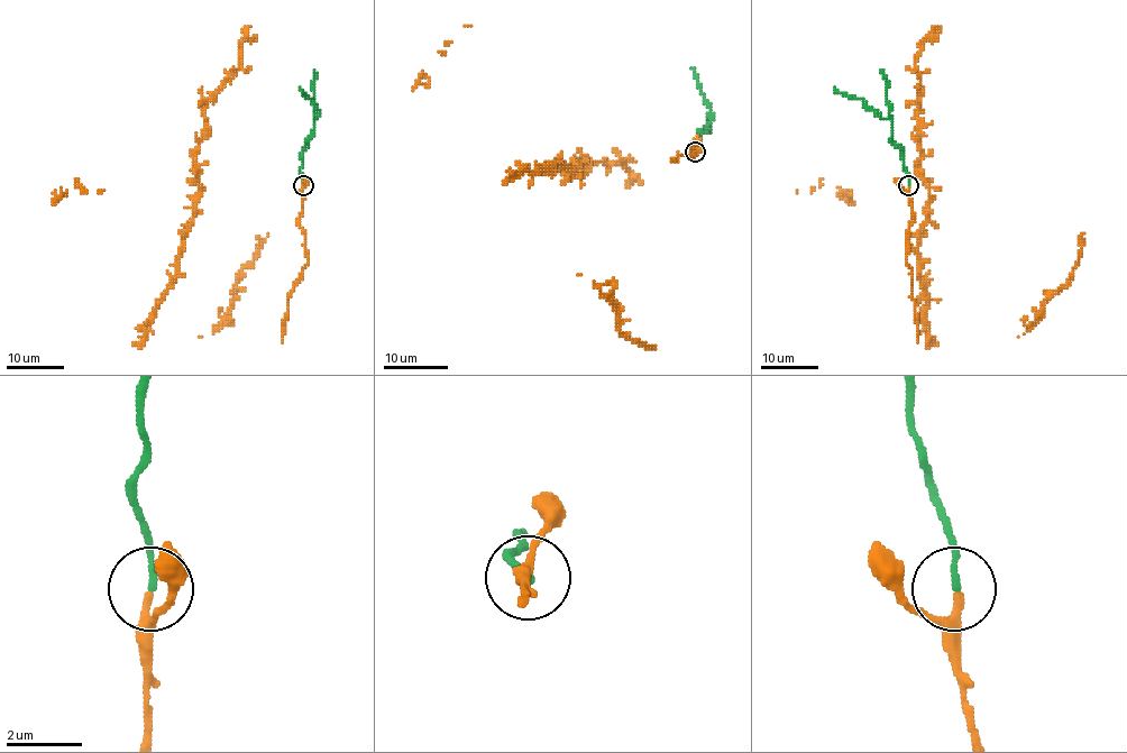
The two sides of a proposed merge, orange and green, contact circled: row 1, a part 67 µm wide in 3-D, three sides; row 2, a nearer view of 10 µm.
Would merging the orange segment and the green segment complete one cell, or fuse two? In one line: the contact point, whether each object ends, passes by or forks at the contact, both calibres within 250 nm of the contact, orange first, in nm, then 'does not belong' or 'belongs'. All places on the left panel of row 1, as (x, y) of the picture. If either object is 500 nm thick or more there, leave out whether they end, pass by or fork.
place (303, 185); orange passes by; green ends; calibres 200 and 180 nm; belongs

